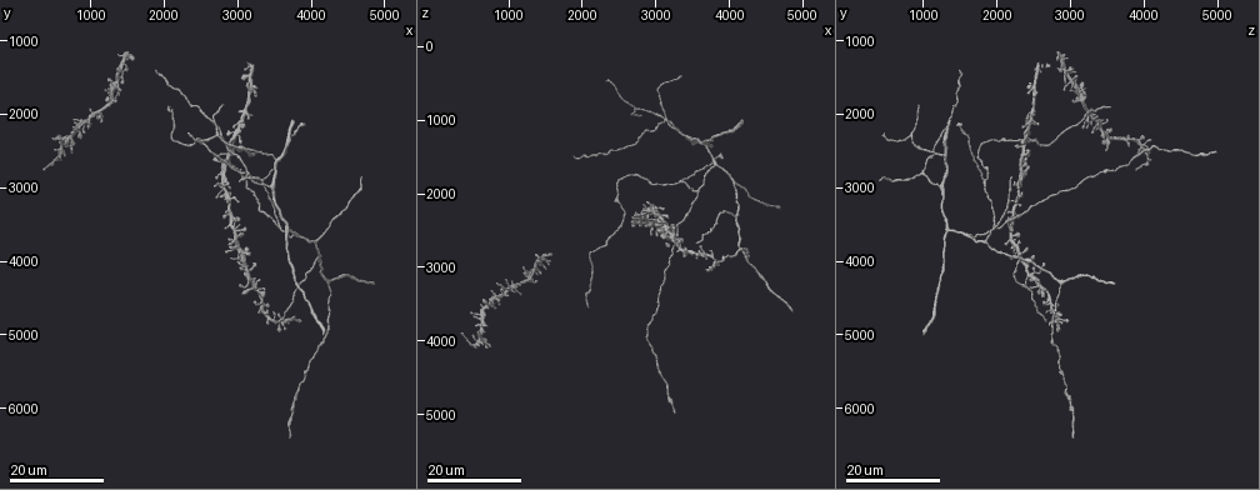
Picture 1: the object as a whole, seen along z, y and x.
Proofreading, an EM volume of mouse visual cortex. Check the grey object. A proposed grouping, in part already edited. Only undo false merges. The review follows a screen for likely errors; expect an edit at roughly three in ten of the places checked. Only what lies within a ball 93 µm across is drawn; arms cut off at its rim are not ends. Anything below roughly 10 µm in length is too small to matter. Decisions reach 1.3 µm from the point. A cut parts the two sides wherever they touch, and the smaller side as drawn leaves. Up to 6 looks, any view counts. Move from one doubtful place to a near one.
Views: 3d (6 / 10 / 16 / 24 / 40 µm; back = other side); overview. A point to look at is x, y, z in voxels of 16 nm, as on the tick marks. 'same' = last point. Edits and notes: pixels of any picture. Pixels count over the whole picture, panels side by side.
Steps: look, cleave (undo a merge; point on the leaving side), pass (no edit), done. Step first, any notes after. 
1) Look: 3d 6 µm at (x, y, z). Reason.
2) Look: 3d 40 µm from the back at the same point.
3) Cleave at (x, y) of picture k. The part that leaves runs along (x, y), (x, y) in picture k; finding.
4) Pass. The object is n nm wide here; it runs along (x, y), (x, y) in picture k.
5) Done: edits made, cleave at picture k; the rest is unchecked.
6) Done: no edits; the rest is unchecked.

Look: 3d 16 µm at (3450, 2950, 1250).

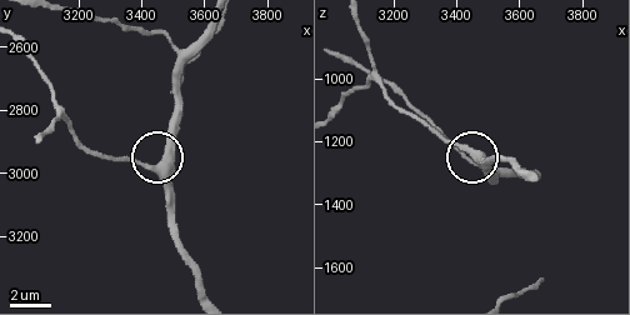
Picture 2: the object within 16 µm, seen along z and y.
Look: 3d 10 µm at (3440, 2990, 1230).

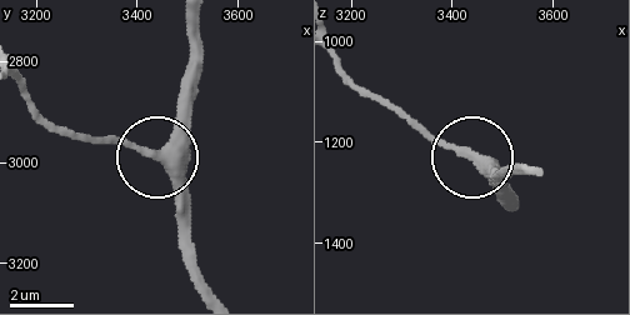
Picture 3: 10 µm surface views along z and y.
Look: 3d 6 µm at (3430, 2985, 1225).

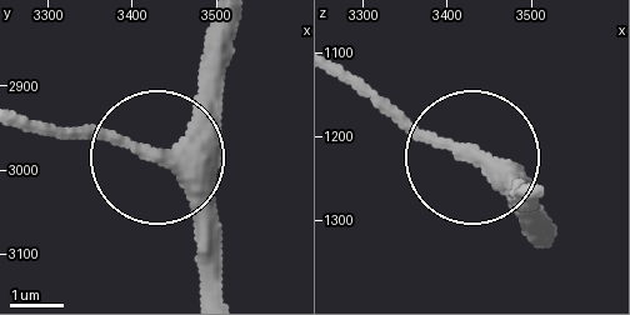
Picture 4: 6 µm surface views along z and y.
Pass. It runs along (224, 289), (220, 221), (166, 154), (220, 65) in picture 4; one neuron here.

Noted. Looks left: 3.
Look: 3d 16 µm at (3700, 3600, 1350). Arms part here.

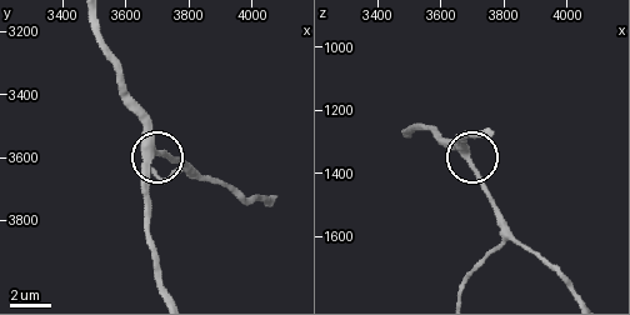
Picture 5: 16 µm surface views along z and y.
Look: 3d 10 µm at the same point.

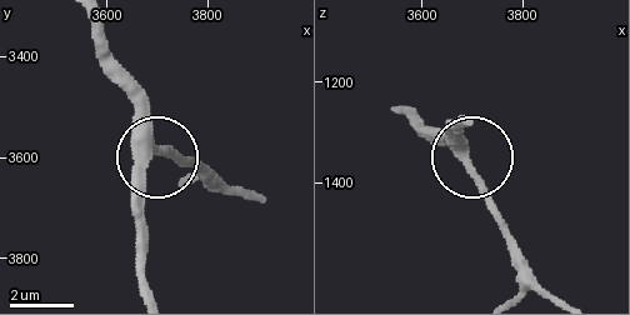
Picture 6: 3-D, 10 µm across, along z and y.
Look: 3d 10 µm from the back at (3660, 3590, 1310).

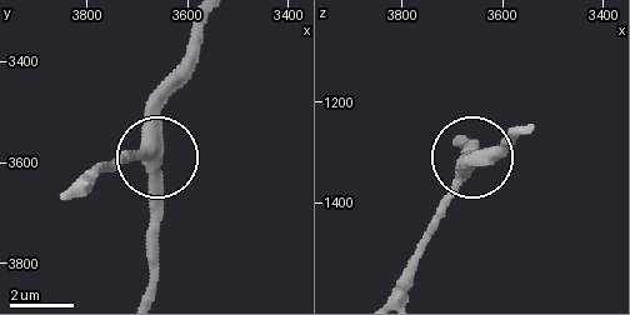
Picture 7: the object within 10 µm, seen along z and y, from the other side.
Pass. 3 arms meet here; it runs along (88, 181), (123, 158), (158, 160), (160, 268) in picture 7; all the same neuron.

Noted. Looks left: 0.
Done: no edits; the rest is unchecked.

